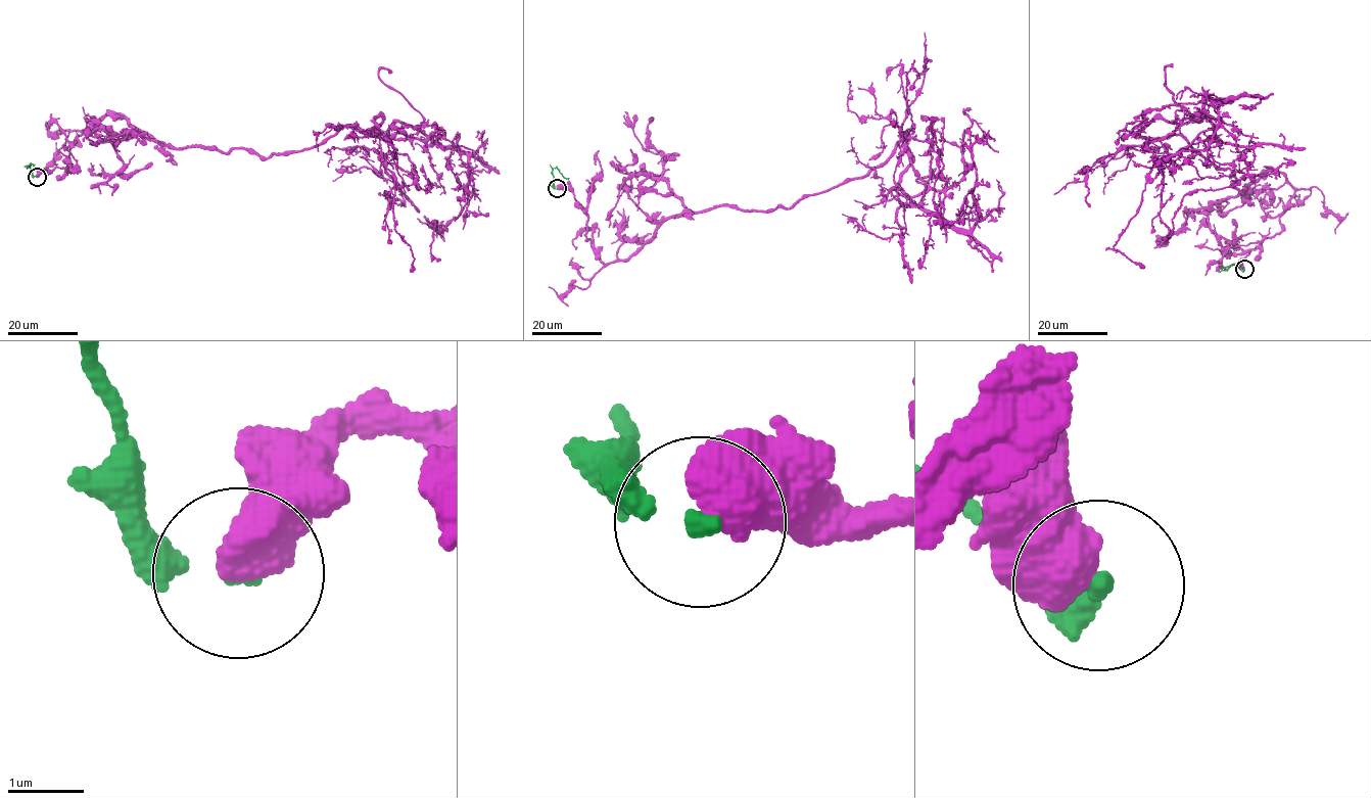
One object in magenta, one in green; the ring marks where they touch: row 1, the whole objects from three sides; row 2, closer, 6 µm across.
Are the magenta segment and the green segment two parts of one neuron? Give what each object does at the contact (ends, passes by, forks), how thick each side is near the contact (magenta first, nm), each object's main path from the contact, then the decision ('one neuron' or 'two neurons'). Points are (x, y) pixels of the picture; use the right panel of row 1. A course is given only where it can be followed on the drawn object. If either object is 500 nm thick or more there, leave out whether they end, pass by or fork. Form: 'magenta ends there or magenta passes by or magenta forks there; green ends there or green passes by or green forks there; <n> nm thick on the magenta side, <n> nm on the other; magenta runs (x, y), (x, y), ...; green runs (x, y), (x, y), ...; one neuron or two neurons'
700 nm thick on the magenta side, 200 nm on the other; magenta runs (1243, 270), (1284, 177), (1241, 192), (1138, 134), (1228, 98), (1247, 171), (1163, 237); green runs (1243, 270), (1236, 265), (1221, 268), (1232, 266); two neurons

